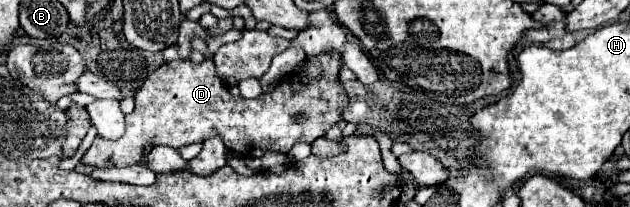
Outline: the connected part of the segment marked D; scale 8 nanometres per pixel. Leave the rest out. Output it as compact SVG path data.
M324 51L316 59L308 57L308 61L320 67L318 77L282 79L270 93L262 93L256 99L232 97L222 81L218 81L212 59L204 59L202 63L178 59L166 63L138 89L136 109L126 115L126 133L118 141L96 137L80 163L90 167L126 167L142 159L146 143L182 147L204 143L210 137L220 137L230 153L240 153L242 157L262 157L266 151L288 153L294 143L310 145L342 121L348 97L338 79L342 67L338 51Z

